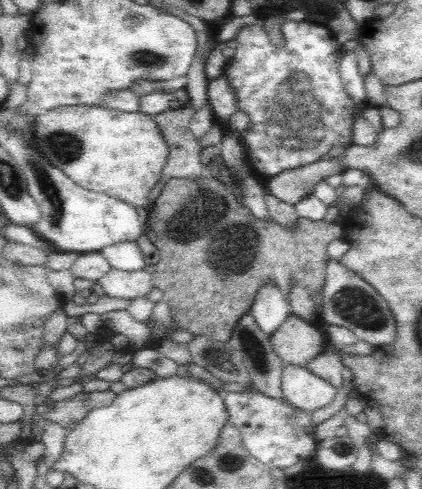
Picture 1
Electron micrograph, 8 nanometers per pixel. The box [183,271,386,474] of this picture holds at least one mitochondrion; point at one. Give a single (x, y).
(250, 345)

